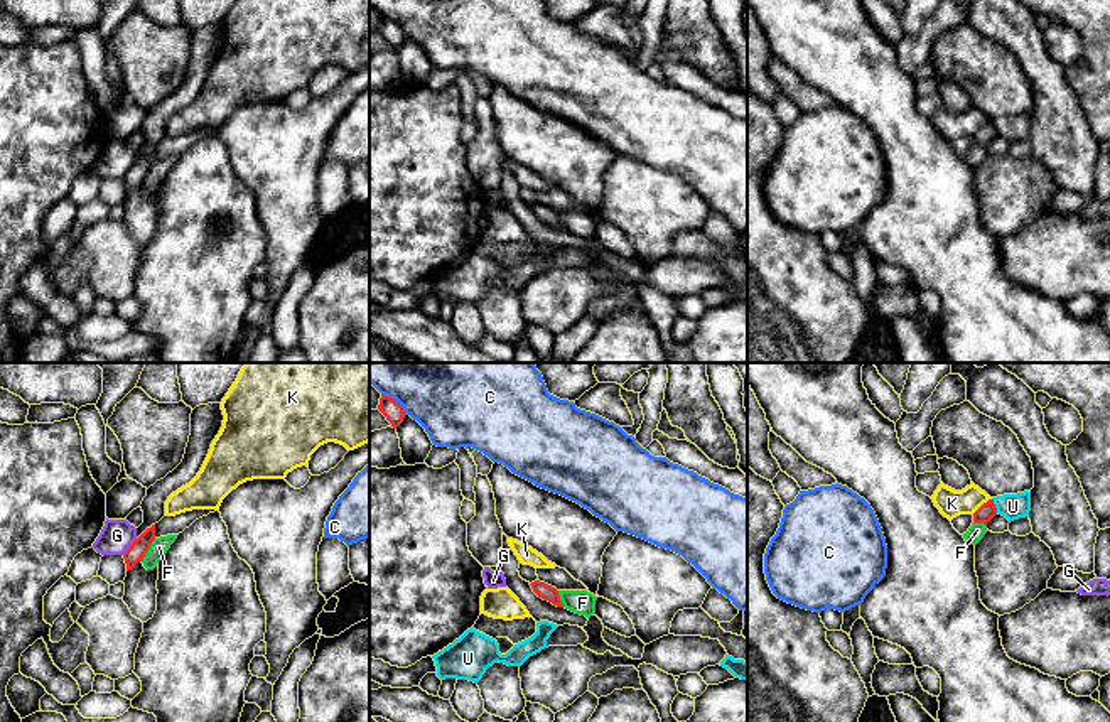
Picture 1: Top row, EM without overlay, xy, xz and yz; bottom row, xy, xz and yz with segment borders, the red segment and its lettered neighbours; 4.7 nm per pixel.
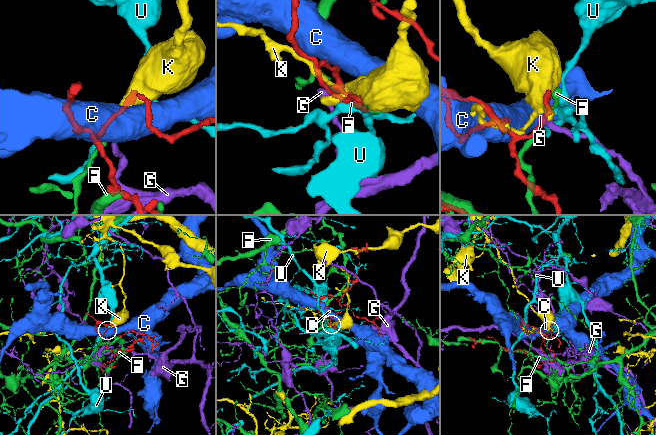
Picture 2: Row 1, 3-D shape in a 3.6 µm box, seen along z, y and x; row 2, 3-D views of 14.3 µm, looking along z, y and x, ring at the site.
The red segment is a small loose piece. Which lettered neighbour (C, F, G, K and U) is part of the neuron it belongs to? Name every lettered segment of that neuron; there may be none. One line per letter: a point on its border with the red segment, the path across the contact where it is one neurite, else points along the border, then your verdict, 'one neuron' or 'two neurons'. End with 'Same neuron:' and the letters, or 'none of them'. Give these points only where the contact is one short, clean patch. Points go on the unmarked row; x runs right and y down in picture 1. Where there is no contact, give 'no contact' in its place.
C: xz (395, 22) | two neurons
F: xy (147, 172) | one neuron
G: xy (130, 169) | two neurons
K: yz (982, 127) | two neurons
U: yz (994, 127) | along yz (992, 120), (997, 134) | two neurons
Same neuron: F

